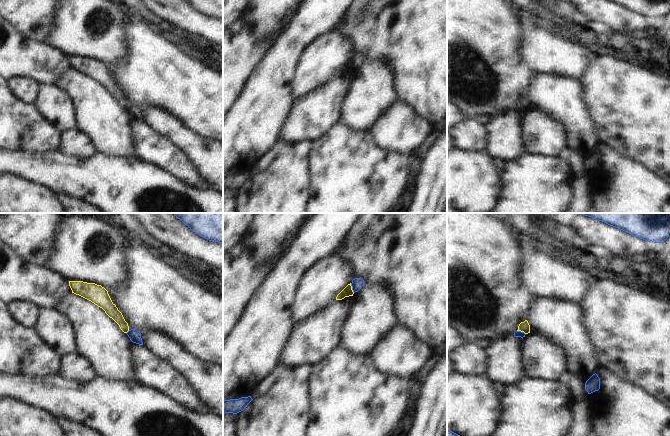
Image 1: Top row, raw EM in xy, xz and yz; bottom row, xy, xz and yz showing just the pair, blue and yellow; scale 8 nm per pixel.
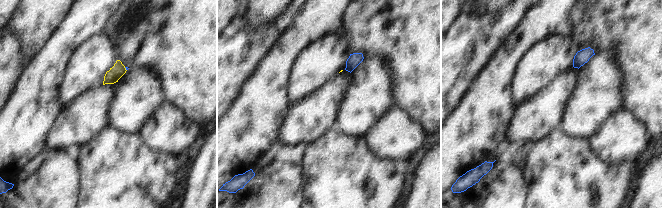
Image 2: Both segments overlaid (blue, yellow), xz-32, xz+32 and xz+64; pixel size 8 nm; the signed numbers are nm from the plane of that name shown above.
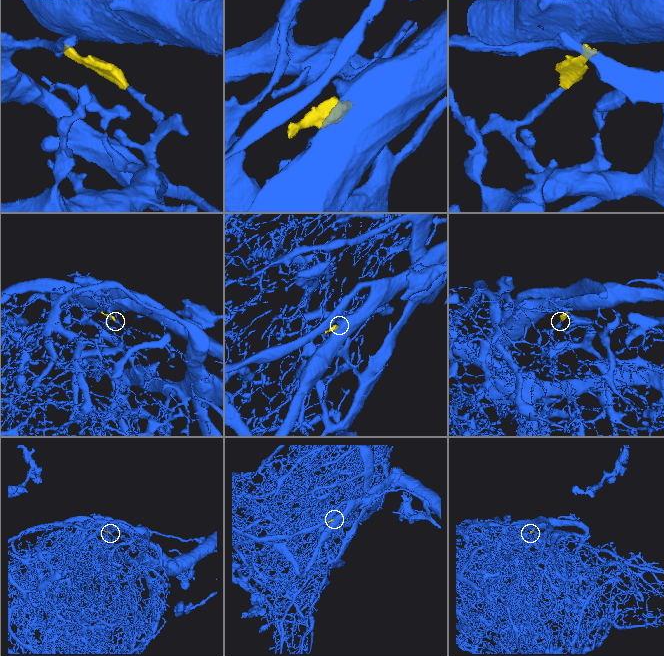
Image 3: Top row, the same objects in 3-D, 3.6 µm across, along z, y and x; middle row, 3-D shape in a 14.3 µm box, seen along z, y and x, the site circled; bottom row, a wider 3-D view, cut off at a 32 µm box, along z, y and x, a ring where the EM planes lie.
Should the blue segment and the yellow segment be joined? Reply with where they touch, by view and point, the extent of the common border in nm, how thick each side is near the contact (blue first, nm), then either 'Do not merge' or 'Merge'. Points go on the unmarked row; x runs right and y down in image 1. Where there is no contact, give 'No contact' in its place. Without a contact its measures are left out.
Touches blue at xz (352, 64). Shared border 90 nm. Thickness 90 nm (blue) against 80 nm. Do not merge.

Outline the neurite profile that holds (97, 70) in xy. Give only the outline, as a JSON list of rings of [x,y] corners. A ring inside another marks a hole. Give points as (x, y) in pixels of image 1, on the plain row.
[[[69,57],[69,62],[72,69],[83,73],[102,84],[105,89],[119,101],[124,109],[129,107],[128,99],[125,97],[116,81],[112,78],[108,67],[104,63],[95,59],[83,57]]]

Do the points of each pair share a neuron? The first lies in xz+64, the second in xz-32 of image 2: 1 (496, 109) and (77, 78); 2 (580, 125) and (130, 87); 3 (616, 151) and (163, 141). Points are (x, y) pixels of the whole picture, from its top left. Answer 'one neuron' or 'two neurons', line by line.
1: two neurons
2: one neuron
3: one neuron

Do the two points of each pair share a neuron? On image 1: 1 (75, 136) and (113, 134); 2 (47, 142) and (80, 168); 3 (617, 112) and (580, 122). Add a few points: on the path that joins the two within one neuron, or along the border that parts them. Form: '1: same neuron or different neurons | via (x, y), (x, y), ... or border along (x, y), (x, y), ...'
1: different neurons | border along (75, 127), (88, 137), (97, 152)
2: different neurons | border along (57, 149), (42, 154), (34, 153)
3: different neurons | border along (582, 97), (594, 135), (599, 141)

